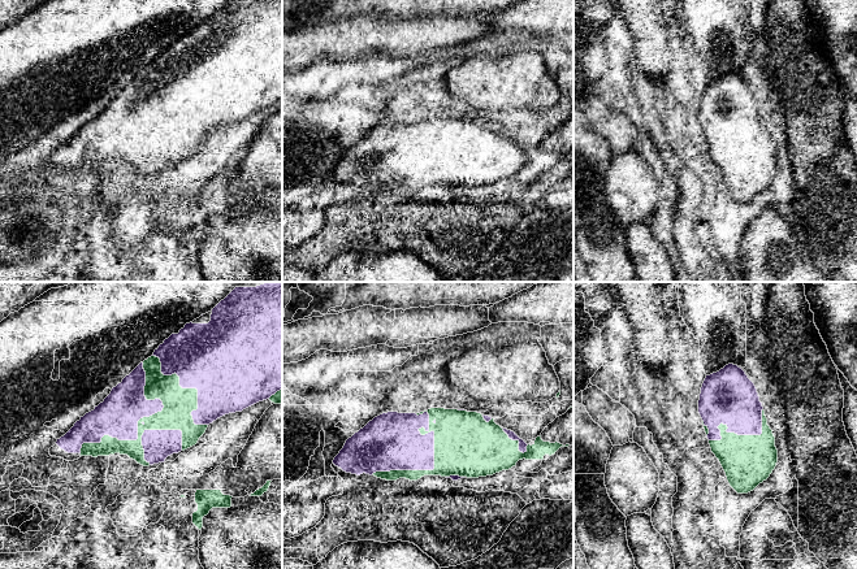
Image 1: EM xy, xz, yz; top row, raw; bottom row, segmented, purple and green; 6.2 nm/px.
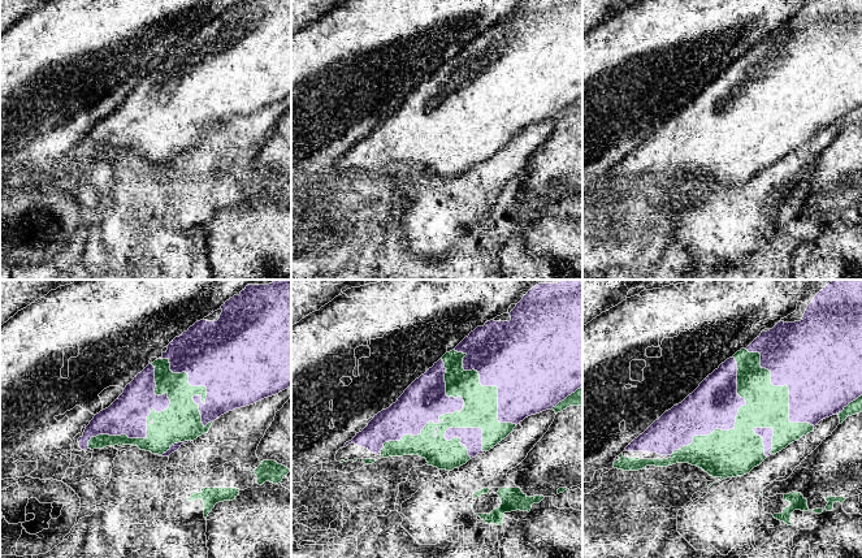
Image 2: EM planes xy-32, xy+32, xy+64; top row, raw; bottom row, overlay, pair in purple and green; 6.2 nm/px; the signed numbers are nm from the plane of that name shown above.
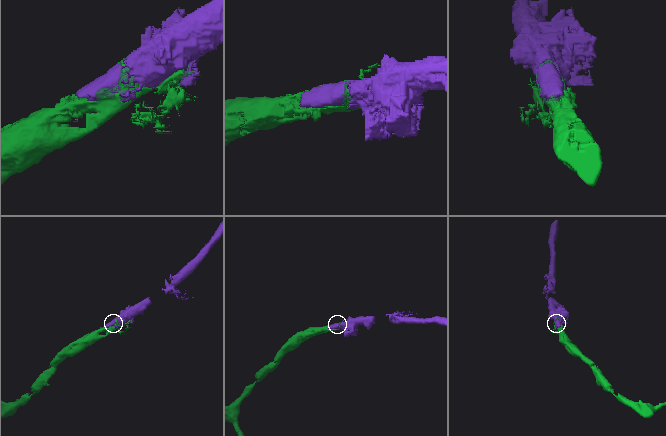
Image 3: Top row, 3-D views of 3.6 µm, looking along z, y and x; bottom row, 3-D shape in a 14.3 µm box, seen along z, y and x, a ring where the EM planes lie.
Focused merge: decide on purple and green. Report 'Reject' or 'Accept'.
Accept

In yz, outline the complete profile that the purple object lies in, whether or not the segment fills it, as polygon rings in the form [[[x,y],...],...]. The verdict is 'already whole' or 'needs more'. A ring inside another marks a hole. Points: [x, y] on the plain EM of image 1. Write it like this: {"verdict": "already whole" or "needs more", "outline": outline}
{"verdict": "needs more", "outline": [[[737,74],[706,84],[700,103],[698,122],[709,148],[711,161],[719,169],[730,195],[737,203],[748,203],[766,190],[778,171],[775,145],[754,92]]]}

